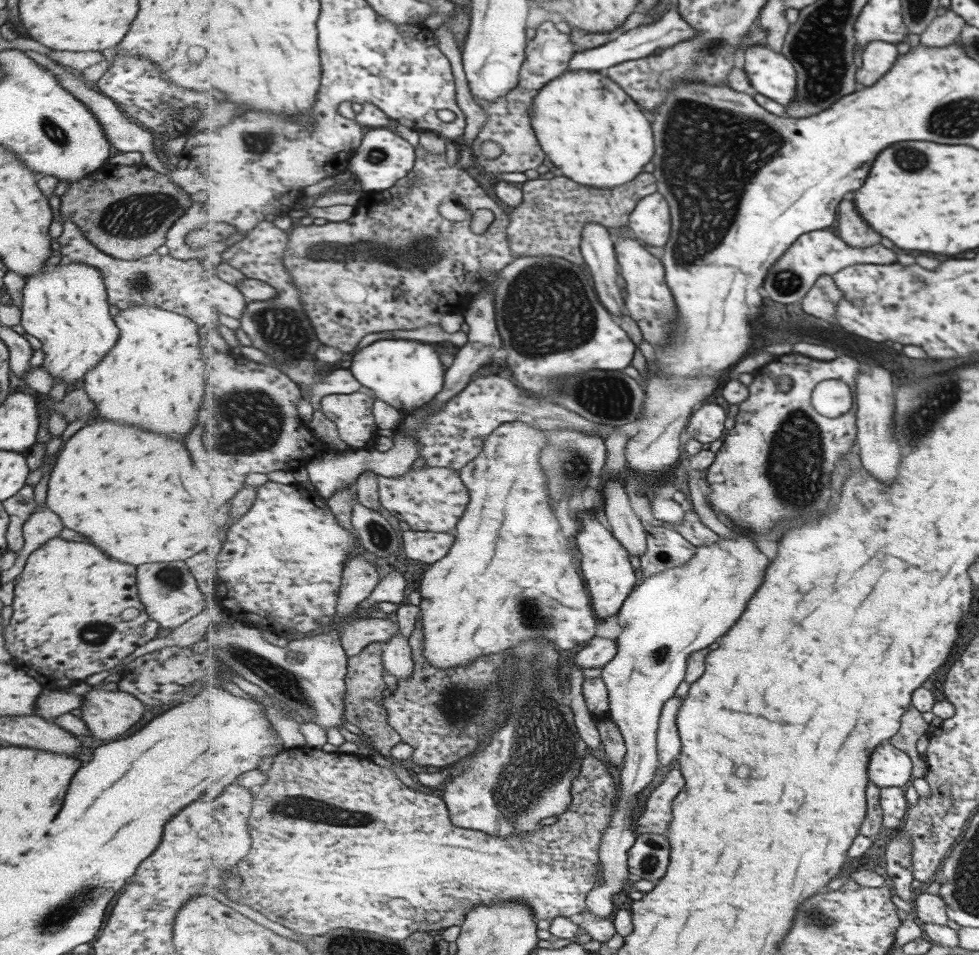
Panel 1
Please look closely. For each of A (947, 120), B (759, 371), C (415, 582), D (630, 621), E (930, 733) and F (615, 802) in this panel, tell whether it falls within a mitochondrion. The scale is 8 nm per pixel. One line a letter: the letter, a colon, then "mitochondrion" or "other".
A: mitochondrion
B: other
C: other
D: other
E: other
F: other

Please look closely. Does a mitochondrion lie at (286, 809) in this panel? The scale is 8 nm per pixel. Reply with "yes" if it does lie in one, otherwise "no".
yes

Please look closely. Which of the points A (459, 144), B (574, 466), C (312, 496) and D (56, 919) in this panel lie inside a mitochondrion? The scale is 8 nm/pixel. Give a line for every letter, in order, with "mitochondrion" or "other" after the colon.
A: other
B: mitochondrion
C: other
D: mitochondrion

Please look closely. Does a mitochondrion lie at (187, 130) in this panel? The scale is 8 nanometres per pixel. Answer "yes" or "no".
no

